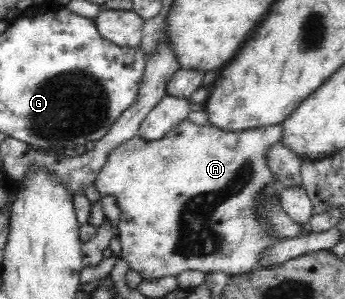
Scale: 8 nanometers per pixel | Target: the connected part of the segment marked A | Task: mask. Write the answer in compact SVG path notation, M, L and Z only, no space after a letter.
M185 119L181 124L175 125L171 132L167 132L164 138L157 141L143 141L138 135L131 140L125 141L124 144L116 146L108 153L107 162L103 165L99 176L94 180L94 186L101 197L114 196L117 199L118 207L121 211L120 221L118 224L117 237L122 244L123 260L129 263L132 270L139 271L145 280L157 280L163 276L174 276L181 274L183 271L199 271L204 273L224 272L229 276L250 273L252 270L260 268L260 258L274 245L283 239L280 234L268 230L266 226L266 210L271 205L276 205L276 194L264 194L264 190L274 181L274 174L267 166L267 151L272 145L280 143L282 136L282 123L276 125L267 125L261 128L244 129L244 130L224 130L210 125L193 124L189 119Z

